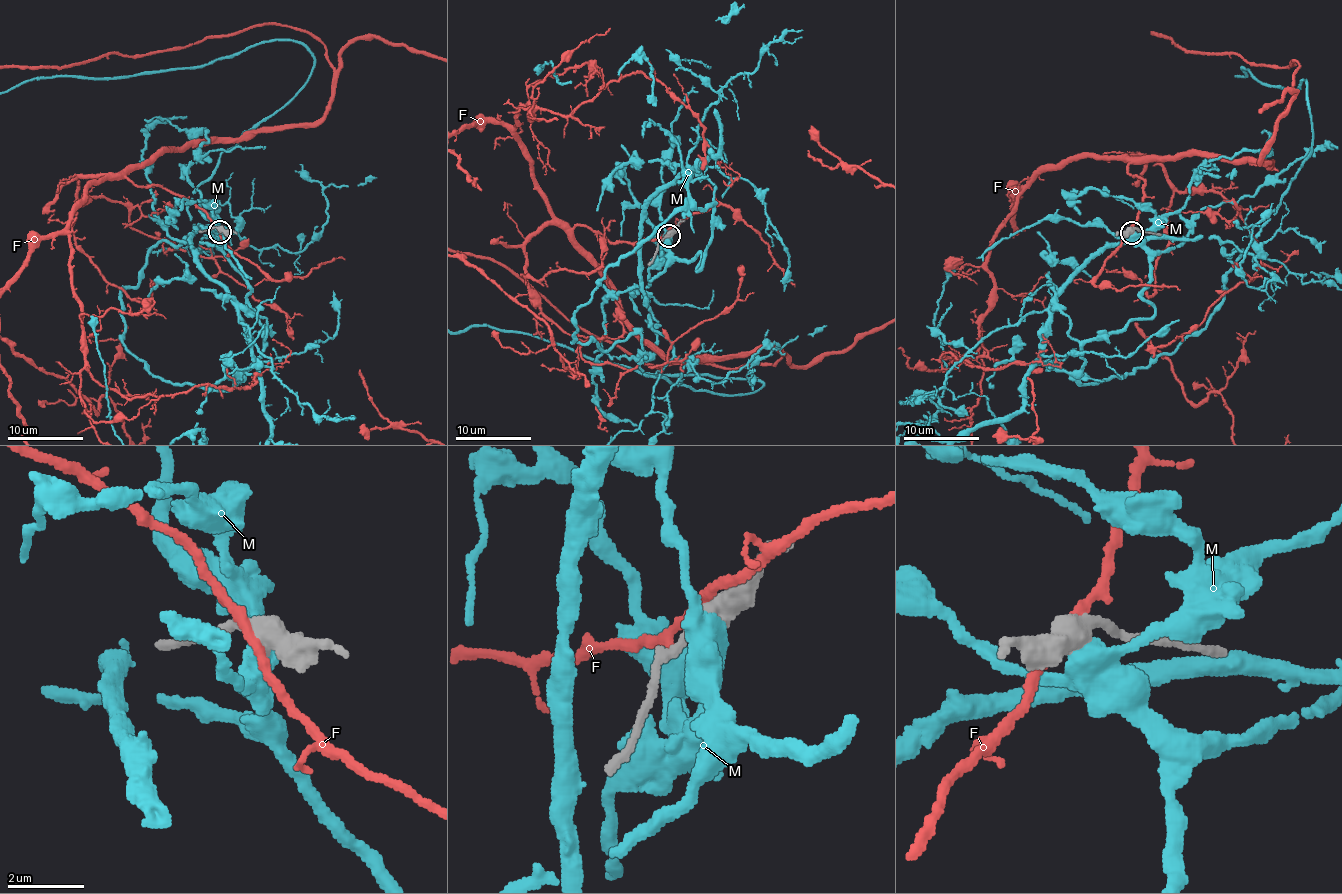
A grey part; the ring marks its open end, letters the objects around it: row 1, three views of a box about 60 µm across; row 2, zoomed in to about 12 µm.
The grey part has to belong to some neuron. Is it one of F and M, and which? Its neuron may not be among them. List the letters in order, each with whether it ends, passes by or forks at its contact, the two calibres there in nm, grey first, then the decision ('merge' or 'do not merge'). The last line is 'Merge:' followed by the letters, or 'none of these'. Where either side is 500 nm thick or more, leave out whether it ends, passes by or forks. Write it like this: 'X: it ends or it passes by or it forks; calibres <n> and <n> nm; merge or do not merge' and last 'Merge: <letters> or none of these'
F: calibres 550 and 280 nm; do not merge
M: calibres 550 and 480 nm; merge
Merge: M

